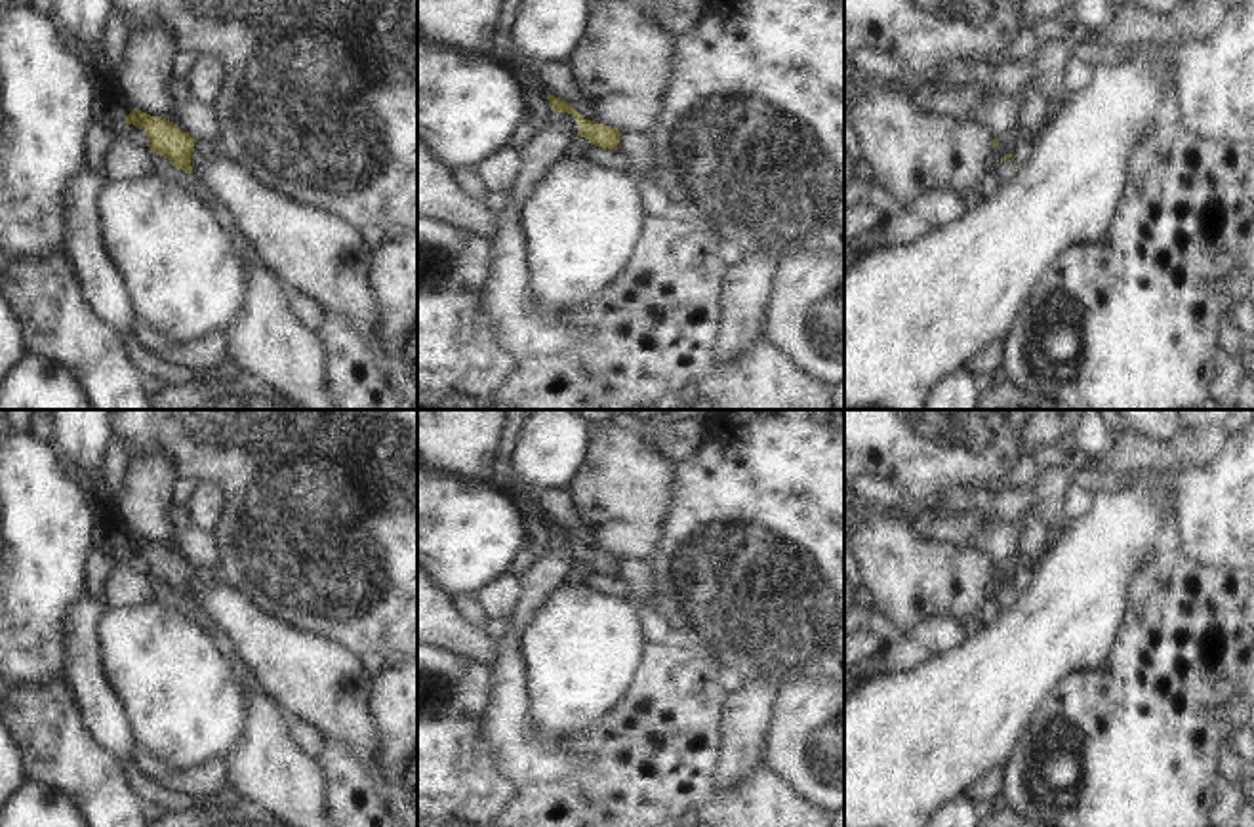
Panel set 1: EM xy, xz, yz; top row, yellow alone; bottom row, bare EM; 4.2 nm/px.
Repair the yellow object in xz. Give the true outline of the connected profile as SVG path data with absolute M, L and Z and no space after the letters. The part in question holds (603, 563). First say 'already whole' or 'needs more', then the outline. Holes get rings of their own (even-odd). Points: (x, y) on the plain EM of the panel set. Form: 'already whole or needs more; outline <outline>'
already whole; outline M547 518L549 534L555 539L568 539L577 551L577 562L585 564L591 572L617 577L619 556L606 551L583 545L570 530Z

